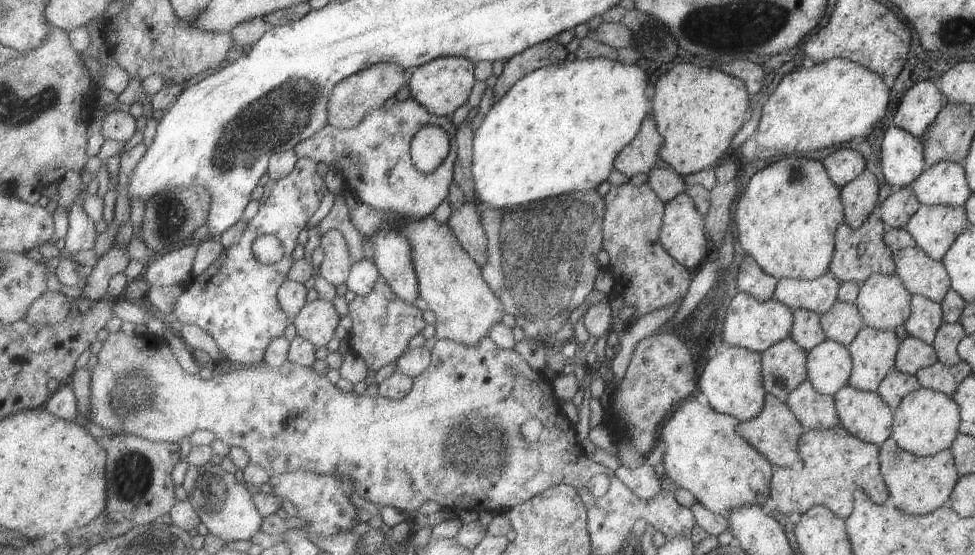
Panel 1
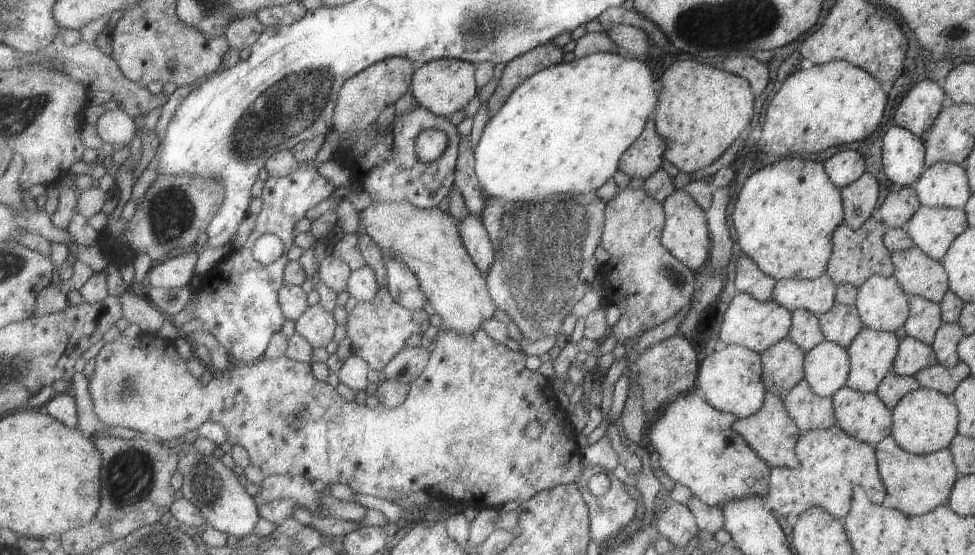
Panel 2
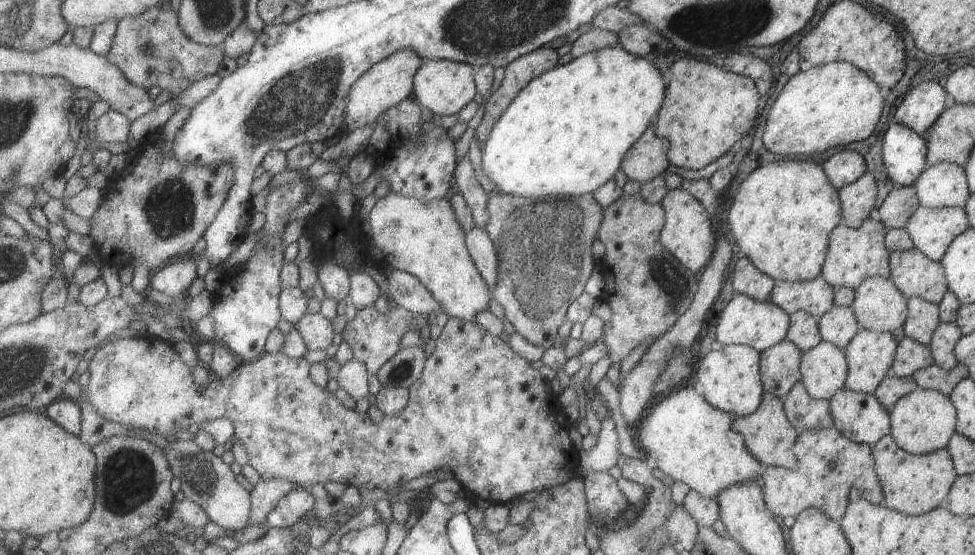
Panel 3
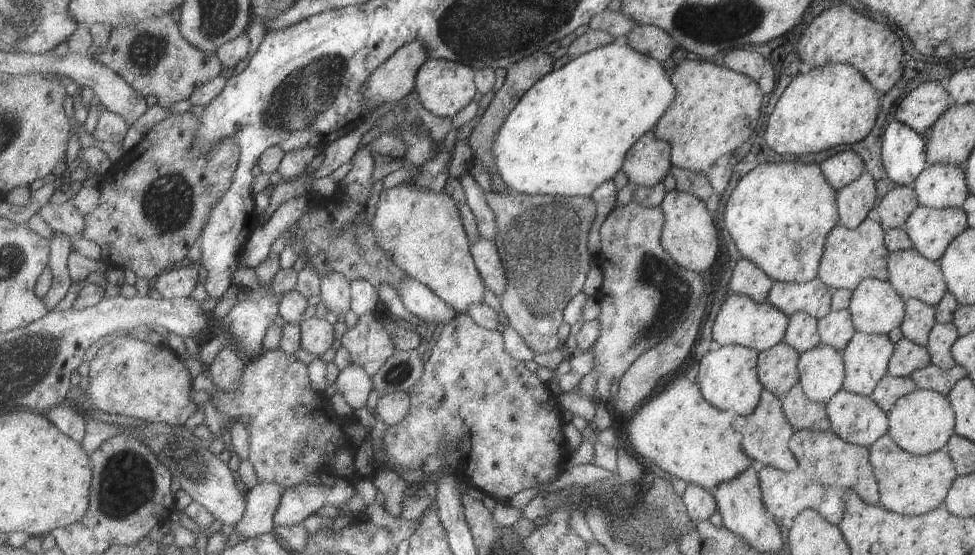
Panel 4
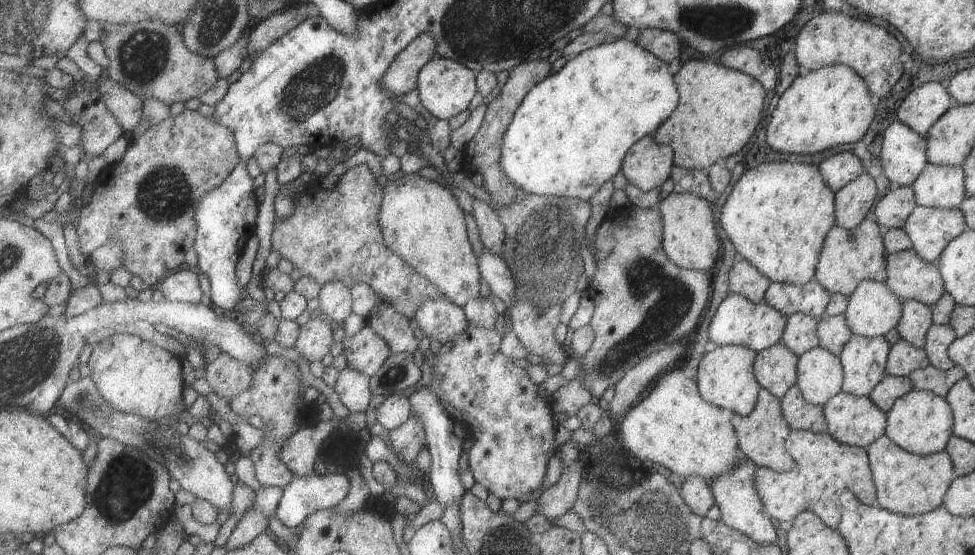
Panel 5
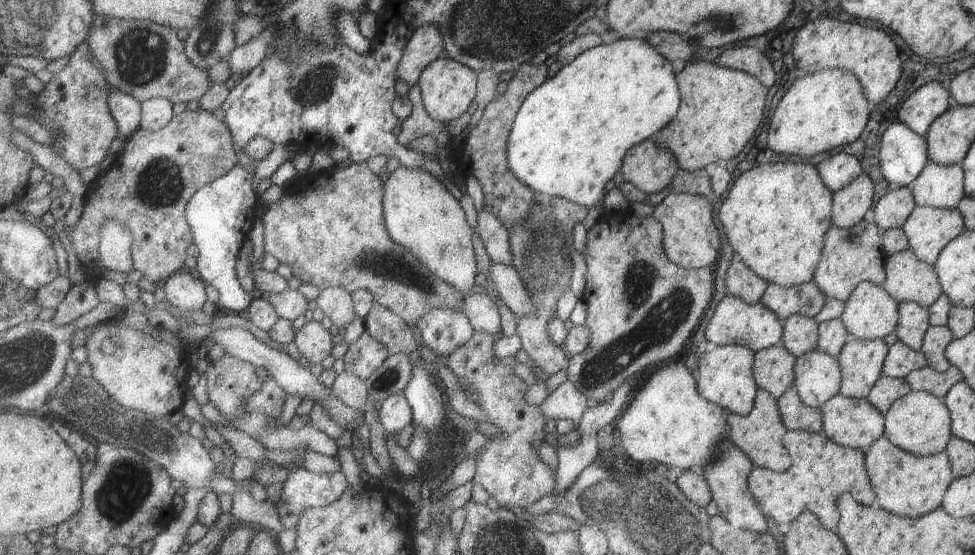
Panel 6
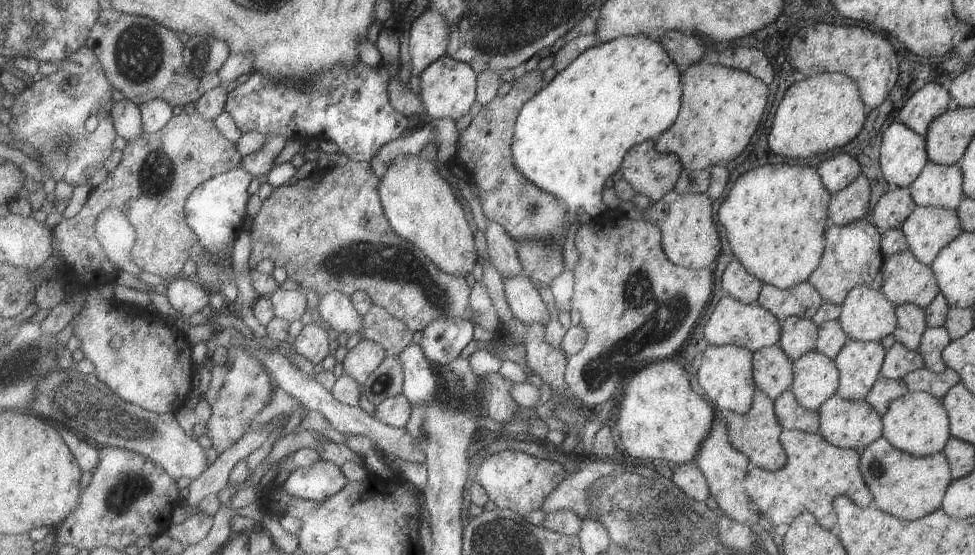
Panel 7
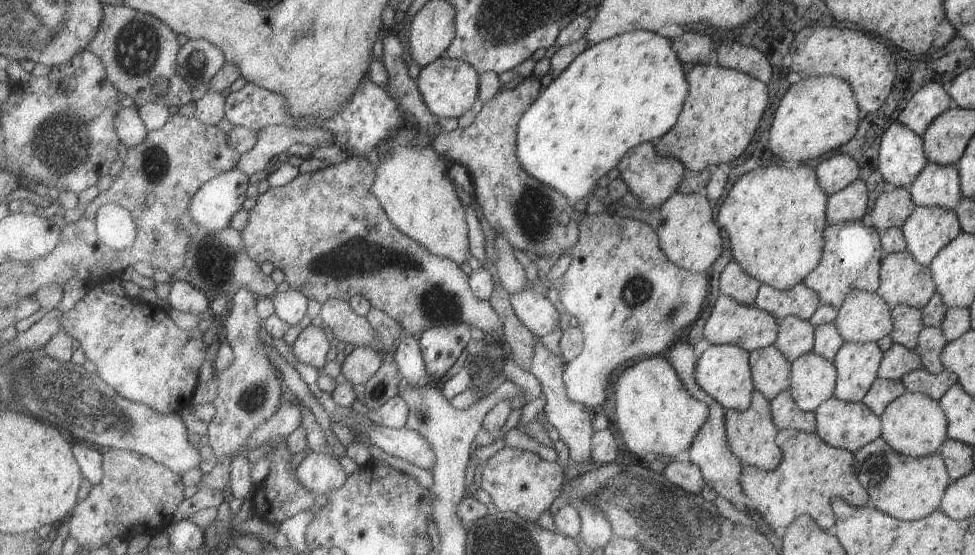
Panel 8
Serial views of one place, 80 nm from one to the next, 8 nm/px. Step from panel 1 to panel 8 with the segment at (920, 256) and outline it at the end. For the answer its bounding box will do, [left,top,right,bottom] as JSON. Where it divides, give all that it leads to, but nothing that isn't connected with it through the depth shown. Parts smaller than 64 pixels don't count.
[876,251,935,309]

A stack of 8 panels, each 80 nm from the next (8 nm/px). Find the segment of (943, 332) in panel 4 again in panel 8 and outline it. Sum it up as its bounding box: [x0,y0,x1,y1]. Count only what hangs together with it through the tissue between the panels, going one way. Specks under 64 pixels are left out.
[915,327,946,374]

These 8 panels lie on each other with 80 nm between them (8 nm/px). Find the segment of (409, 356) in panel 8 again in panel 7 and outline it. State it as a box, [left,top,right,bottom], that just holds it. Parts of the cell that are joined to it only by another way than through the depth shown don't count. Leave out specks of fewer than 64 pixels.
[400,343,437,405]

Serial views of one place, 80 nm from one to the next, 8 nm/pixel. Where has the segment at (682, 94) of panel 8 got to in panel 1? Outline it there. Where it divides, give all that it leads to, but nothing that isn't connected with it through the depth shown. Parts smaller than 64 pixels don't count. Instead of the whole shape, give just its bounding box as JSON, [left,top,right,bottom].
[472,57,649,209]

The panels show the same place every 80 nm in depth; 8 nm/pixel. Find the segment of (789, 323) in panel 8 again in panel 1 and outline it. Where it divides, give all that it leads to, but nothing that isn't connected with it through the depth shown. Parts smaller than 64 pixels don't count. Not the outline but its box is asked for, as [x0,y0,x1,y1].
[788,309,826,351]

